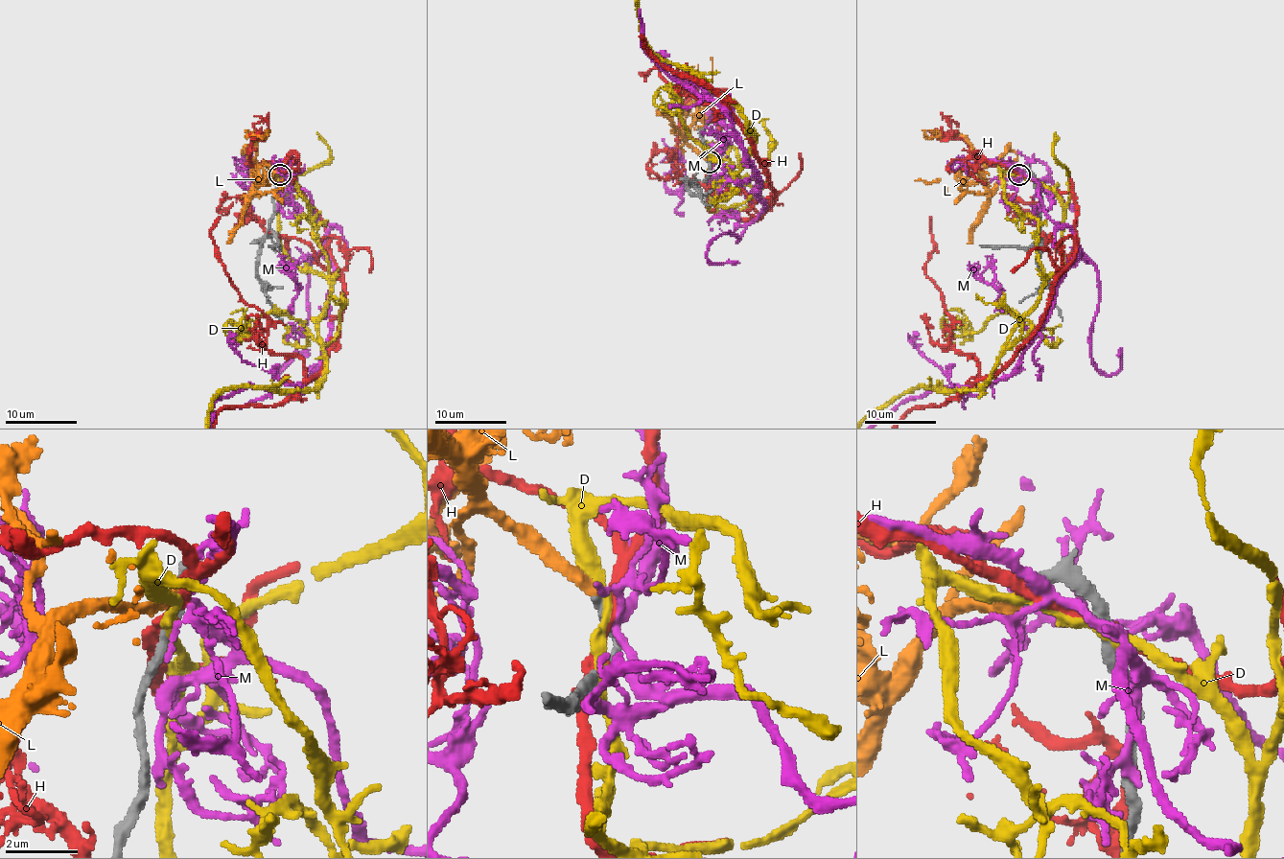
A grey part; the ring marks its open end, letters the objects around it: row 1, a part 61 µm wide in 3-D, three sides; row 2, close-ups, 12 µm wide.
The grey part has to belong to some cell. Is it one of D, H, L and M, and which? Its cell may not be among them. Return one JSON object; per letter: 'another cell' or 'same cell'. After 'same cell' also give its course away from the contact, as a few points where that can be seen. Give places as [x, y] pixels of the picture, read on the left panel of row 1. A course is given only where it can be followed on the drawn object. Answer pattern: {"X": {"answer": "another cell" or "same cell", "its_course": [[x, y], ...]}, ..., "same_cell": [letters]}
{"D": {"answer": "another cell"}, "H": {"answer": "another cell"}, "L": {"answer": "same cell", "its_course": [[279, 174], [252, 174], [252, 160], [243, 151], [255, 162], [255, 139], [250, 137], [263, 139], [268, 130]]}, "M": {"answer": "another cell"}, "same_cell": ["L"]}

